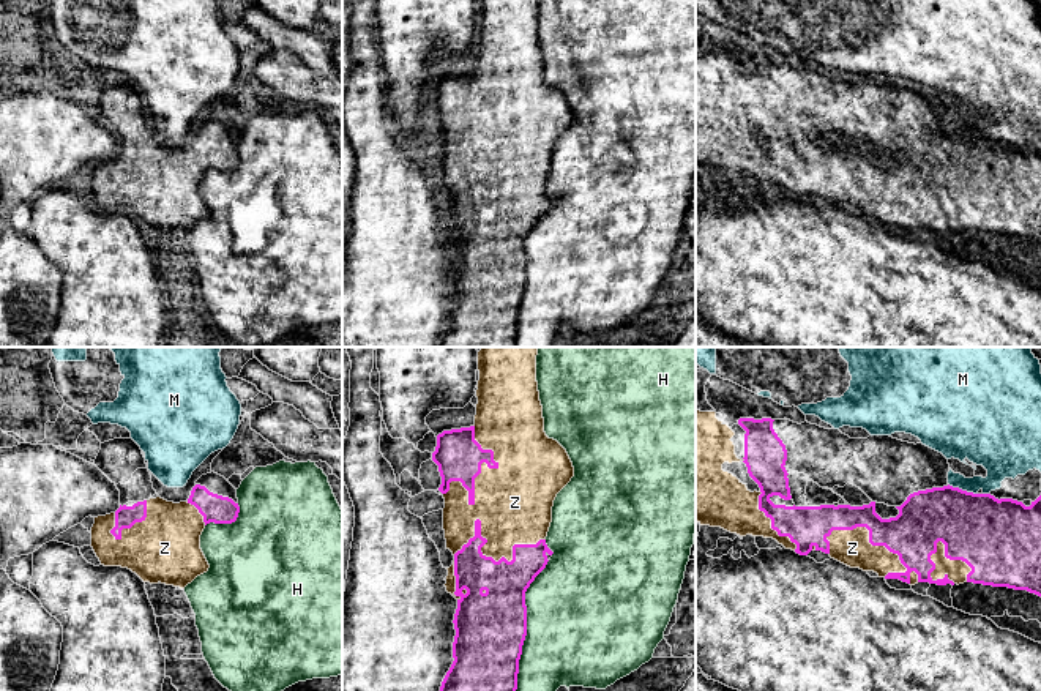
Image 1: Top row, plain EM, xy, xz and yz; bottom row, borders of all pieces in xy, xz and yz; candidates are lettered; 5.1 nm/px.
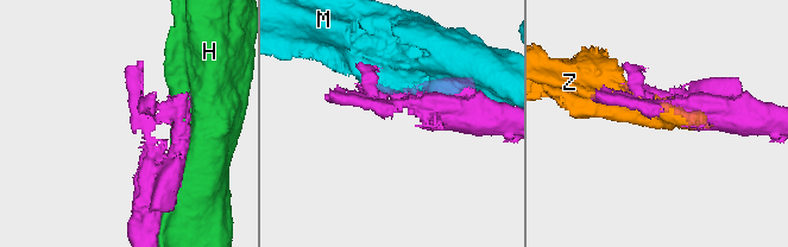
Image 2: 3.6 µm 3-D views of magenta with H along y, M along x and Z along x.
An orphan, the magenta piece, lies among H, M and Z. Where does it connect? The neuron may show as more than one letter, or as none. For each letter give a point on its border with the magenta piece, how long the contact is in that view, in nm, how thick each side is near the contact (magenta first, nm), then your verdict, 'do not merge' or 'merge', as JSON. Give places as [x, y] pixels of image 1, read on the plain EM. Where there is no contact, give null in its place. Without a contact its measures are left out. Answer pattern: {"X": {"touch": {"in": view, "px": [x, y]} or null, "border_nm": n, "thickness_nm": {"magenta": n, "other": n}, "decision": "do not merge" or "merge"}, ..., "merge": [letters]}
{"H": {"touch": {"in": "xz", "px": [526, 276]}, "border_nm": 750, "thickness_nm": {"magenta": 360, "other": 500}, "decision": "do not merge"}, "M": {"touch": {"in": "yz", "px": [961, 136]}, "border_nm": 160, "thickness_nm": {"magenta": 360, "other": 200}, "decision": "do not merge"}, "Z": {"touch": {"in": "xz", "px": [491, 114]}, "border_nm": 420, "thickness_nm": {"magenta": 240, "other": 380}, "decision": "merge"}, "merge": ["Z"]}

